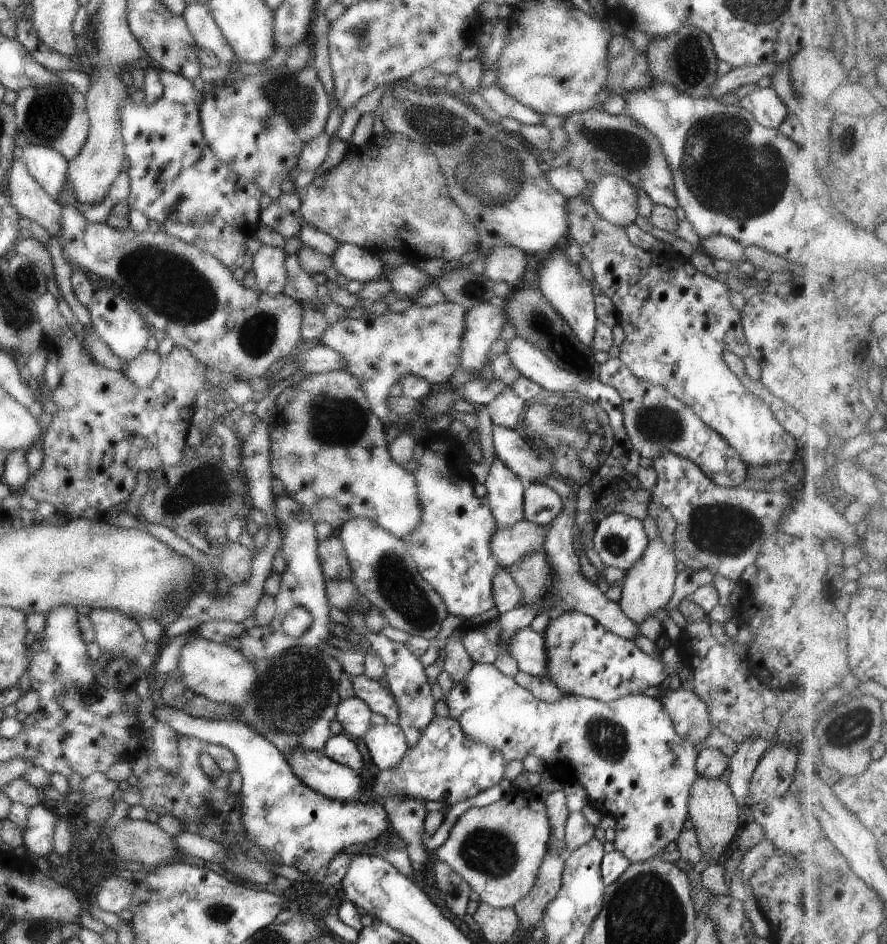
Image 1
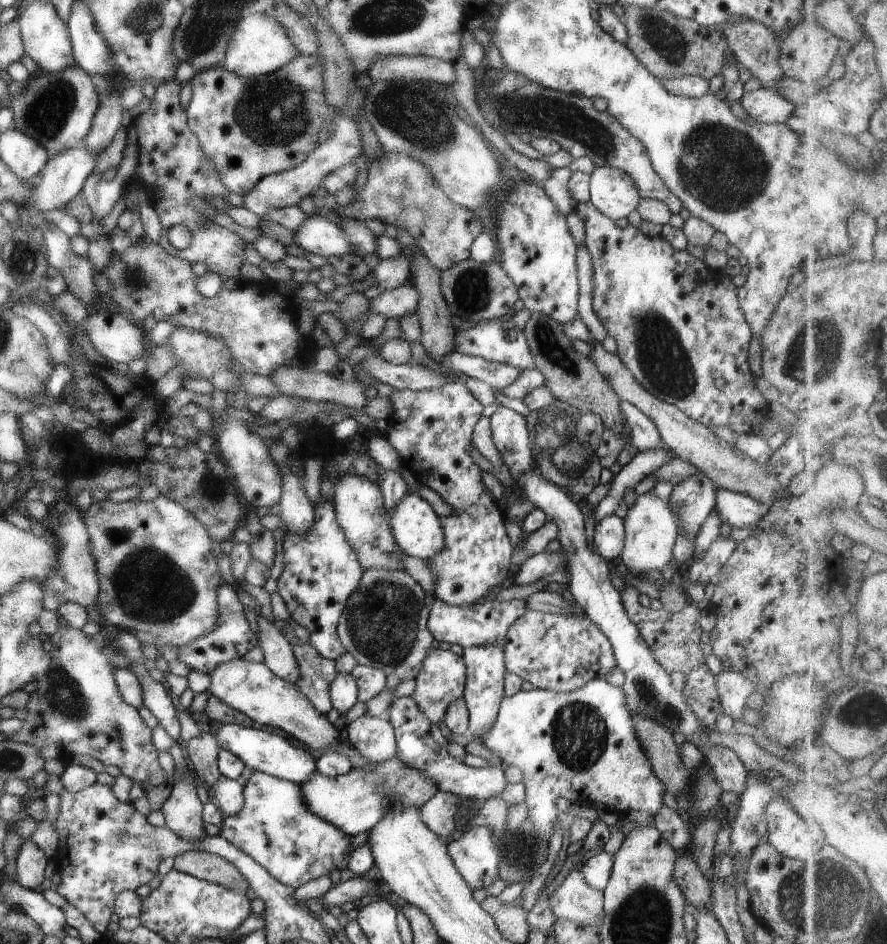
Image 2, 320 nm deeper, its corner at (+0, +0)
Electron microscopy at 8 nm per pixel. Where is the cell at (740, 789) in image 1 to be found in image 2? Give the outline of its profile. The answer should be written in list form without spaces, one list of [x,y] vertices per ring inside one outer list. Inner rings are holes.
[[[720,671],[715,676],[719,701],[724,714],[730,715],[733,720],[743,720],[744,711],[747,709],[746,699],[754,690],[752,681],[742,678],[743,674],[732,671]]]

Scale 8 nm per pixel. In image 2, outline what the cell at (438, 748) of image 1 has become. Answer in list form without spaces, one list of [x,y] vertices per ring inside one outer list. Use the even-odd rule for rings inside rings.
[[[398,756],[385,762],[370,762],[360,768],[352,768],[348,774],[334,778],[318,773],[298,786],[312,814],[334,824],[338,830],[350,837],[372,830],[378,822],[382,822],[388,810],[396,806],[422,808],[440,792],[438,786],[430,778],[426,778],[422,770],[406,766],[406,762],[402,762]]]

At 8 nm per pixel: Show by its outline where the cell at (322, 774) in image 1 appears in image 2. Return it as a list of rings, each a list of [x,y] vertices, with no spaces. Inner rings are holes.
[[[222,724],[218,728],[212,728],[212,732],[218,738],[222,749],[230,750],[231,753],[236,754],[252,770],[258,770],[258,772],[296,784],[304,784],[304,782],[308,782],[310,778],[314,778],[318,774],[318,766],[316,766],[314,756],[295,746],[280,734],[270,733],[262,730],[262,728],[231,724]]]

